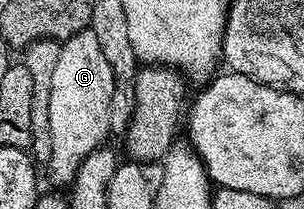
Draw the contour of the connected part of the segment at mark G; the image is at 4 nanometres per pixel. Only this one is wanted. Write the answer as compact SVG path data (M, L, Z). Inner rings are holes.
M88 27L73 35L61 44L61 55L57 58L57 67L53 70L53 87L49 91L49 135L51 136L51 177L63 187L70 186L75 180L75 172L81 167L84 159L104 144L103 141L111 133L109 115L111 100L115 90L113 67L109 67L109 59L101 52L101 43L97 43L97 35Z

